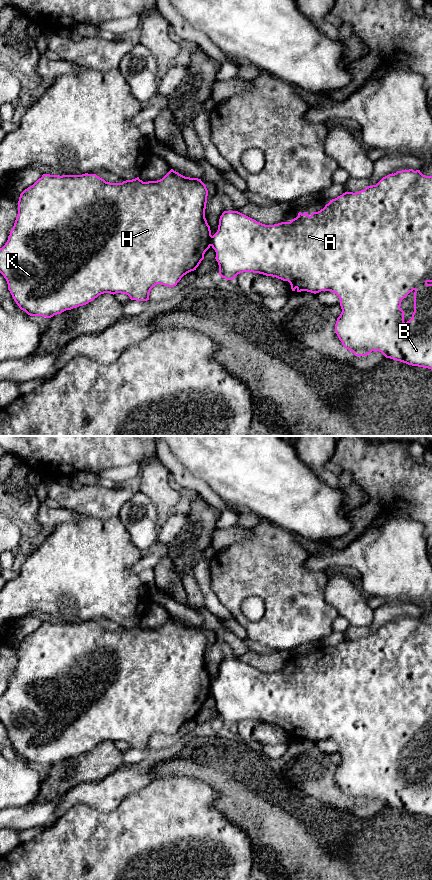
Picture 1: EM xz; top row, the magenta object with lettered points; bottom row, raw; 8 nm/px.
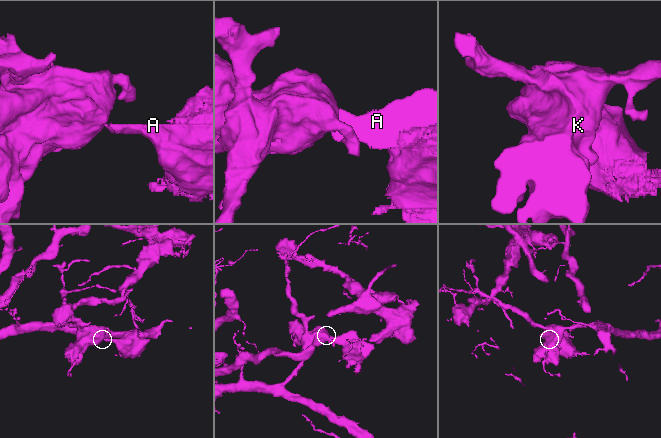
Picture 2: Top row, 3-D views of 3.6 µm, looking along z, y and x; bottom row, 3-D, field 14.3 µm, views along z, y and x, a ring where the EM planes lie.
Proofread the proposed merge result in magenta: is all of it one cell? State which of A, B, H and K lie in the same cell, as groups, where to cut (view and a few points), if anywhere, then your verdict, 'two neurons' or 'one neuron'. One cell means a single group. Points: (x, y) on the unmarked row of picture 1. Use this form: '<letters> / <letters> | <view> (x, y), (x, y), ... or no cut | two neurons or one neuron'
A B / H K | xz (212, 684), (210, 693) | two neurons

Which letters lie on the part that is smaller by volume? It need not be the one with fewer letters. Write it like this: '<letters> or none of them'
A, B

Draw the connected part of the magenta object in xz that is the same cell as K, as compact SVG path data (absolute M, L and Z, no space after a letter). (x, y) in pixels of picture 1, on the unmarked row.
M171 617L162 627L143 630L139 625L122 631L110 631L96 622L50 623L43 622L32 634L25 637L19 645L18 662L5 693L0 696L0 721L8 732L14 749L30 764L51 766L66 758L83 754L104 741L126 742L131 748L147 749L151 737L161 732L174 735L187 721L196 718L211 694L211 678L205 666L208 638L198 626L185 625Z

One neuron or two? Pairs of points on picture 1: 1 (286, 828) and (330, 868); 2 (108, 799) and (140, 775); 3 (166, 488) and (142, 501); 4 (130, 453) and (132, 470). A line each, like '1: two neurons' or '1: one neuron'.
1: one neuron
2: one neuron
3: two neurons
4: two neurons

